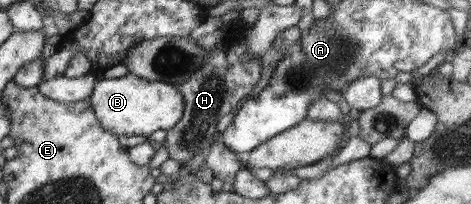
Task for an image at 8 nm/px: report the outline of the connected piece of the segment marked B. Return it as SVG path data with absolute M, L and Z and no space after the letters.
M128 73L120 78L101 79L94 83L89 101L104 130L122 136L148 136L156 130L170 130L182 118L184 101L177 85L150 82Z

